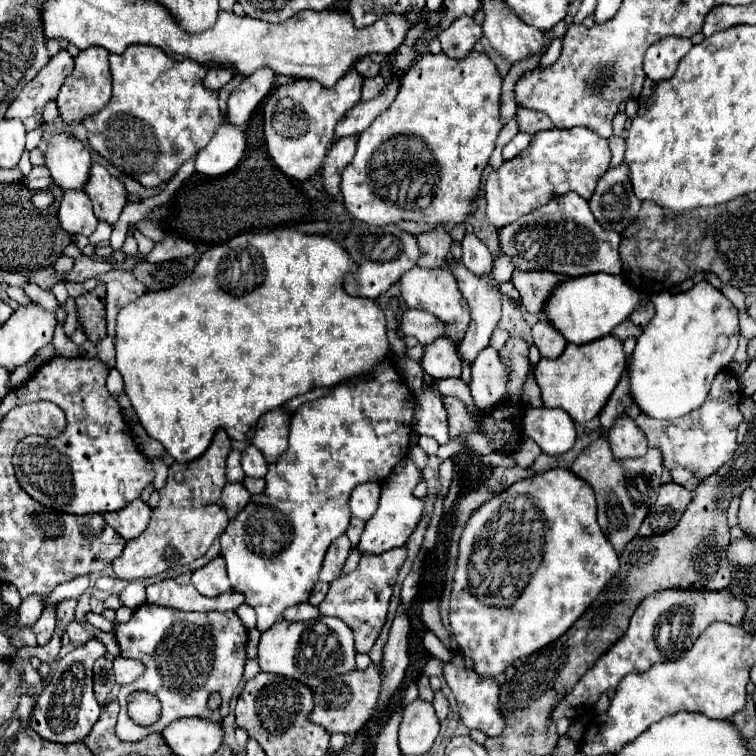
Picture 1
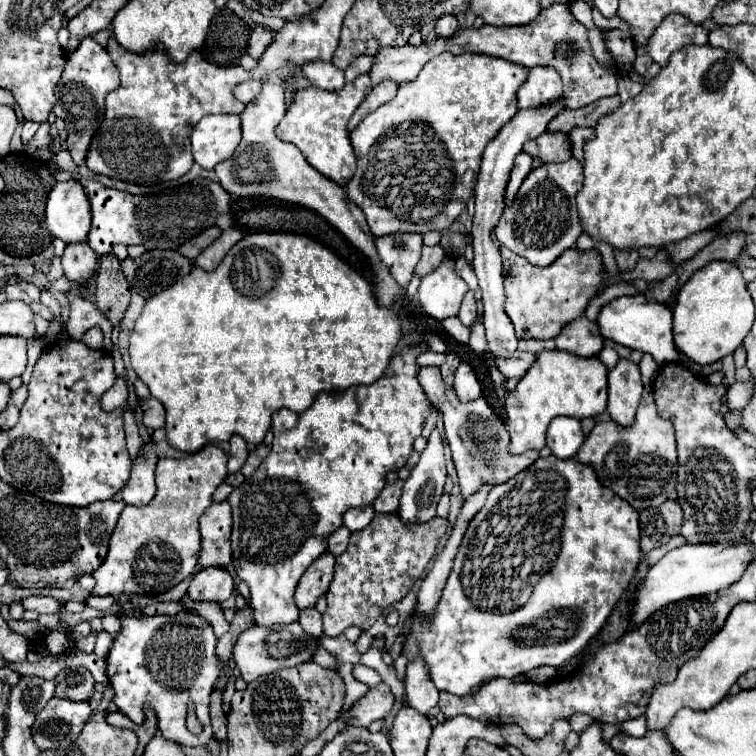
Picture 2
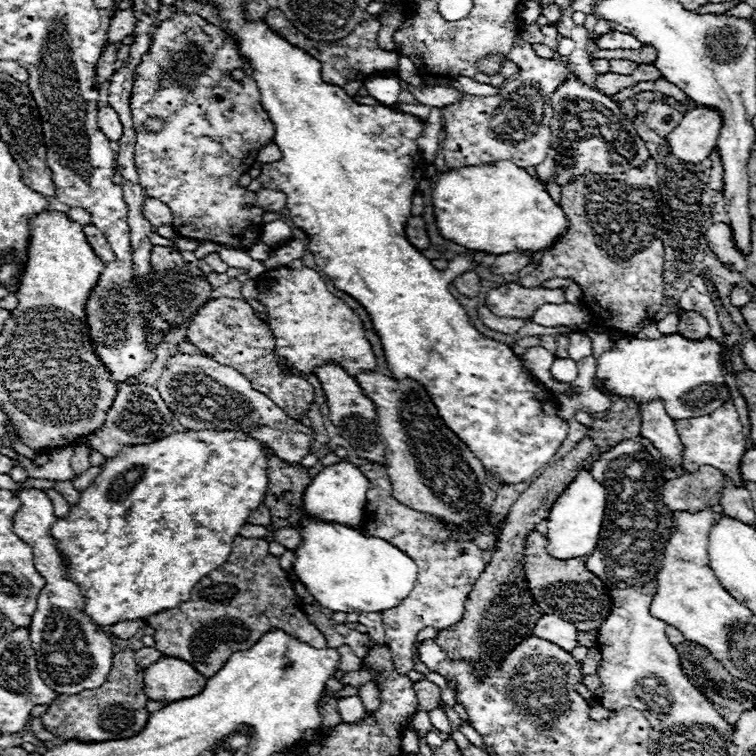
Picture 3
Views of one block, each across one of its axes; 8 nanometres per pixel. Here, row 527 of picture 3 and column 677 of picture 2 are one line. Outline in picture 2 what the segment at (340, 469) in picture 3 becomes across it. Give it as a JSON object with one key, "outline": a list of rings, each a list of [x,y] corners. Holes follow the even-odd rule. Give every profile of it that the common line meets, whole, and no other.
{"outline":[[[642,294],[620,296],[602,308],[596,322],[598,322],[604,338],[614,340],[622,346],[628,346],[632,350],[650,354],[656,360],[656,364],[660,364],[660,366],[664,366],[668,362],[676,362],[676,358],[678,358],[678,350],[674,344],[674,332],[672,332],[672,310],[670,310],[670,306],[666,306],[662,302],[652,302]]]}

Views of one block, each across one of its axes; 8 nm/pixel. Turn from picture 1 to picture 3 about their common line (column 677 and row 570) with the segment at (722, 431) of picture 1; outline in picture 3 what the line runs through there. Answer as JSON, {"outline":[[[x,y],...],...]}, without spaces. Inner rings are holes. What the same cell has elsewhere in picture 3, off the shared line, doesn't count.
{"outline":[[[366,462],[360,464],[358,468],[370,480],[362,534],[378,536],[394,544],[396,548],[402,548],[402,552],[406,552],[418,564],[418,582],[410,592],[410,596],[398,608],[390,608],[382,612],[382,620],[386,628],[386,646],[392,652],[394,668],[400,674],[408,674],[414,668],[412,658],[414,658],[416,634],[426,626],[444,630],[460,622],[468,594],[472,592],[476,578],[484,572],[486,564],[492,558],[494,540],[498,534],[492,534],[492,526],[490,522],[486,522],[478,530],[470,528],[468,536],[466,534],[450,536],[450,532],[444,530],[442,522],[428,520],[424,514],[400,504],[390,494],[390,480],[384,466]]]}

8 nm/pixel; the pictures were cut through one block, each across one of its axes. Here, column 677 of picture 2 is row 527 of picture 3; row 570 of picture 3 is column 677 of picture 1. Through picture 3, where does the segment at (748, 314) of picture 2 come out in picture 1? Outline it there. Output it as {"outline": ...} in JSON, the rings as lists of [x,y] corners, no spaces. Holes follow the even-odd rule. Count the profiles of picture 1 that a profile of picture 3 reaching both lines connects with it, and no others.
{"outline":[[[710,282],[680,294],[654,294],[652,302],[656,314],[642,330],[628,364],[630,394],[640,412],[670,420],[700,408],[714,376],[730,366],[738,346],[738,310]]]}

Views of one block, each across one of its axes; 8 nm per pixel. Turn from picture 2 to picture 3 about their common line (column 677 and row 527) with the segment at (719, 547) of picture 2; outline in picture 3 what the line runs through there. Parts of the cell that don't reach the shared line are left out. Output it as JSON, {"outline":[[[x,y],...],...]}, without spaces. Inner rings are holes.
{"outline":[[[588,470],[580,472],[574,482],[558,496],[548,514],[548,552],[556,558],[578,558],[594,552],[606,510],[606,490],[592,478]]]}

